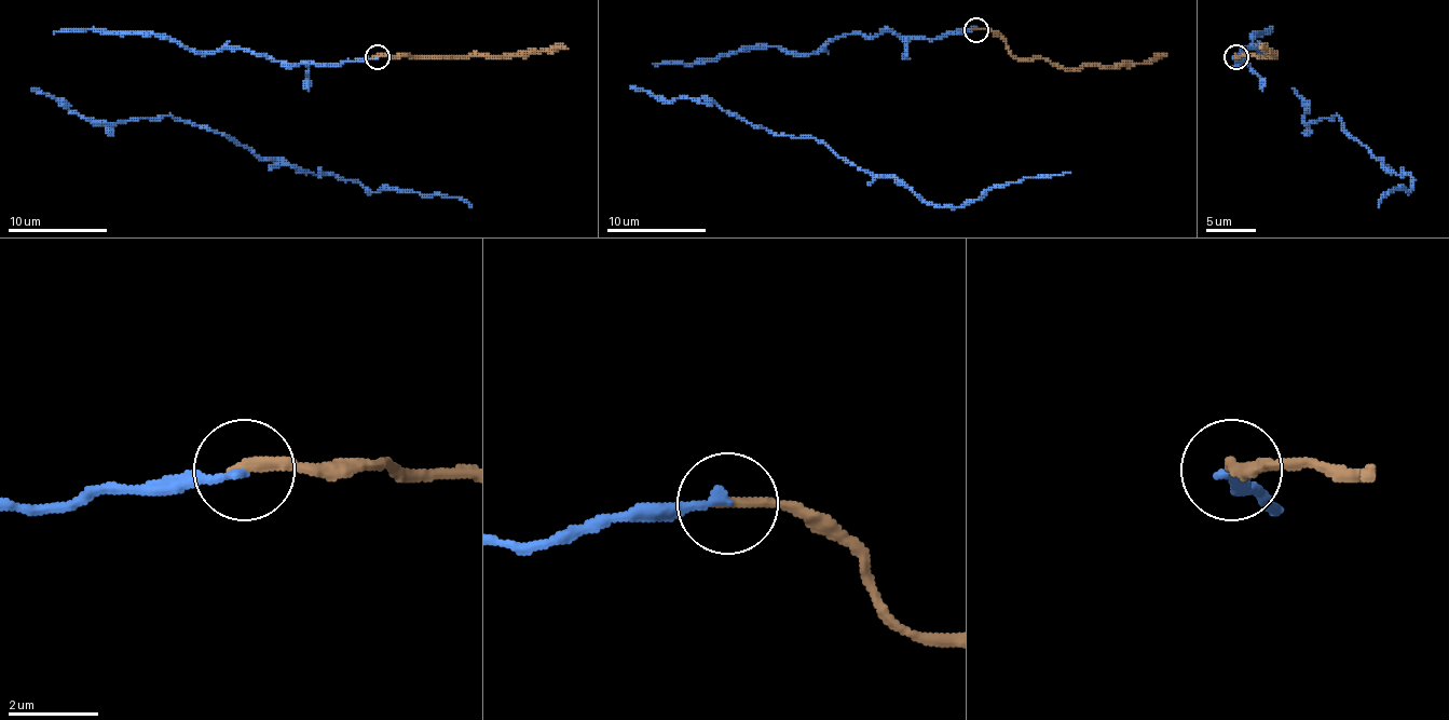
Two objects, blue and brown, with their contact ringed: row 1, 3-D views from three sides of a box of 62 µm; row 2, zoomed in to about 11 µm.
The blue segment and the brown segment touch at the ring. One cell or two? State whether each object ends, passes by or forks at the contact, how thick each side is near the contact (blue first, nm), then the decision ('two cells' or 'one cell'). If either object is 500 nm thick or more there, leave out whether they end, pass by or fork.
blue ends; brown ends; calibres 190 and 280 nm; one cell

